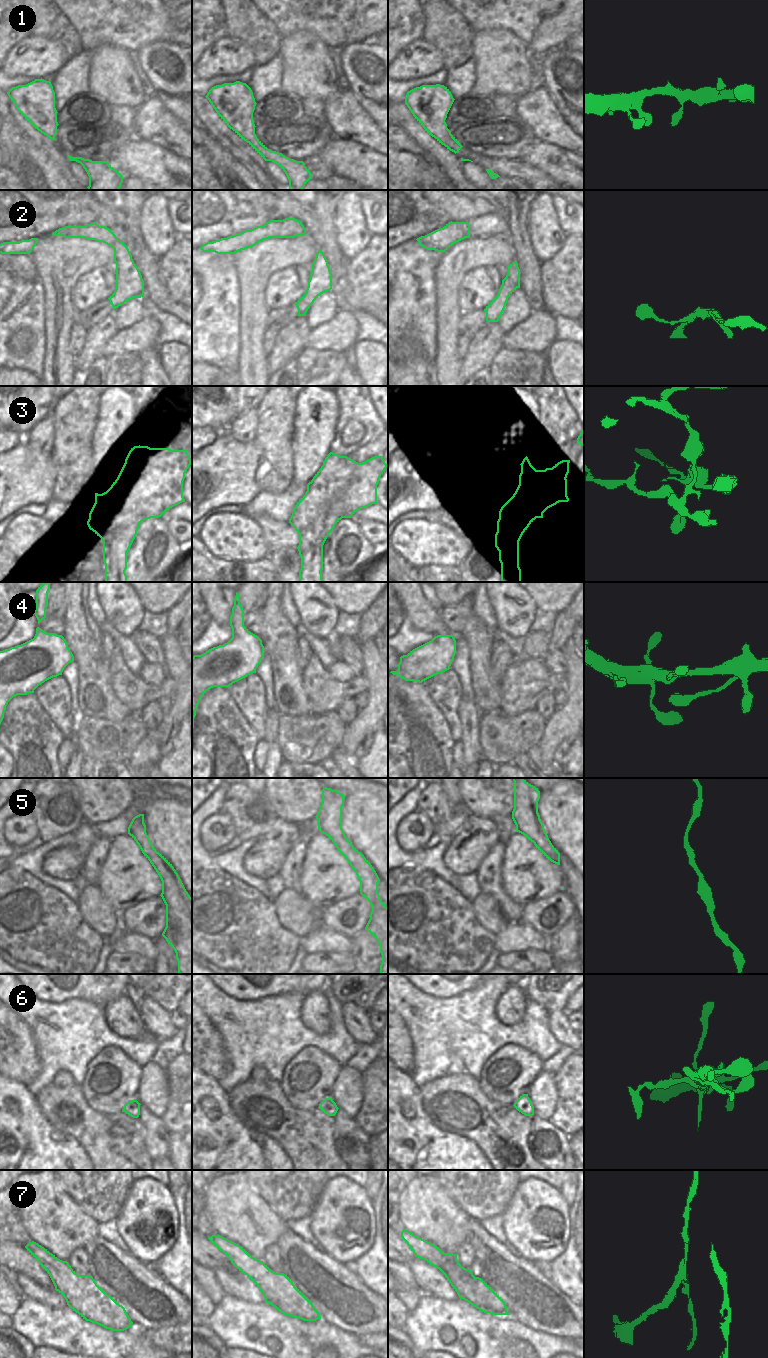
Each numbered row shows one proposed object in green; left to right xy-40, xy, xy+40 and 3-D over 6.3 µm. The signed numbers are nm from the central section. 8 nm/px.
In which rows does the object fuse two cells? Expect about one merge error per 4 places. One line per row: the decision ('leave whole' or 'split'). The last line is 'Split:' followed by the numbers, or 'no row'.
1: leave whole
2: leave whole
3: split
4: leave whole
5: leave whole
6: split
7: split
Split: 3, 6, 7

